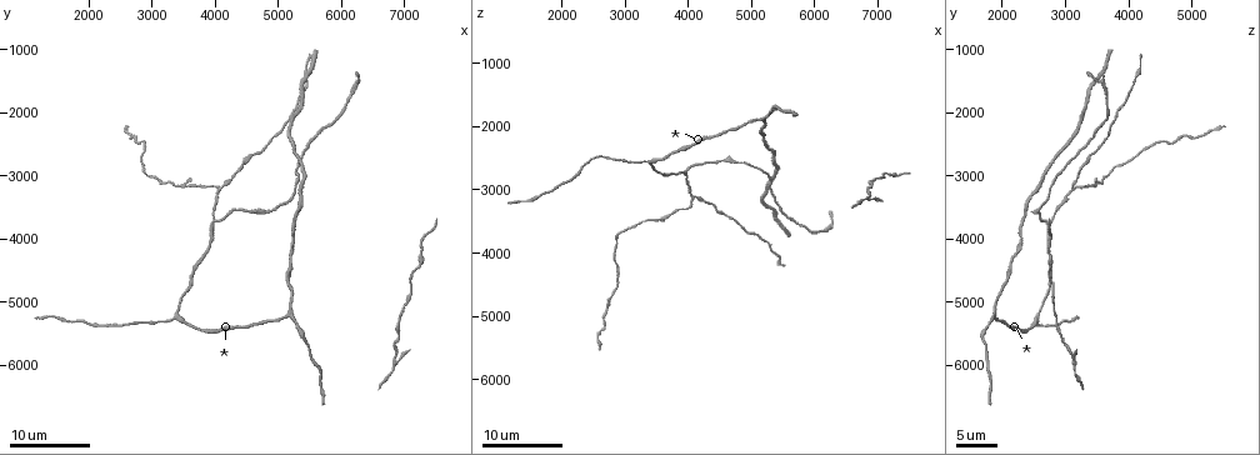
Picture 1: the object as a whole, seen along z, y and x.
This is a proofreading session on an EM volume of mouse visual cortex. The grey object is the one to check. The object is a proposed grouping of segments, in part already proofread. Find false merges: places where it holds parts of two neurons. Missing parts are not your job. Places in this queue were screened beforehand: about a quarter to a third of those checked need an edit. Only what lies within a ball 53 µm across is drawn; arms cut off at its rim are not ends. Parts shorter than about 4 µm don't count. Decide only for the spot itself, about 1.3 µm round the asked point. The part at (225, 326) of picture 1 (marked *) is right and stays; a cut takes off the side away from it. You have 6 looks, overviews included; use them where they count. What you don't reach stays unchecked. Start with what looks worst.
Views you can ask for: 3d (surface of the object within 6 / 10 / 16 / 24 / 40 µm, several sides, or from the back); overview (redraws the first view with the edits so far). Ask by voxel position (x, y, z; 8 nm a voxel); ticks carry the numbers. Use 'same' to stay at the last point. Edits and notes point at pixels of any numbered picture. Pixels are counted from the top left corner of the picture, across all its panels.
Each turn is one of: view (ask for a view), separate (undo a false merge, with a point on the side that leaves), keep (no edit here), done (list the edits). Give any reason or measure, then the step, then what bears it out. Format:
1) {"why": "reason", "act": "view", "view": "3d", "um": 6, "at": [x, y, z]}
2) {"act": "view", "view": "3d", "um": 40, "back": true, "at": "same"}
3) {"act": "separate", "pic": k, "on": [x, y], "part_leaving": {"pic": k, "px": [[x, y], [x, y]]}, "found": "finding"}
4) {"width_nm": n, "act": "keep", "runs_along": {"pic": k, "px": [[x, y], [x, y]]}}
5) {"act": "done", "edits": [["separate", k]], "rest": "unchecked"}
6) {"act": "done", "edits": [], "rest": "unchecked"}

{"why": "a fork", "act": "view", "view": "3d", "um": 16, "at": [3400, 5150, 2550]}

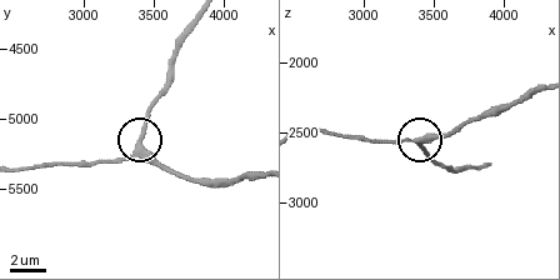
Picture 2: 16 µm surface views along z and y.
{"act": "view", "view": "3d", "um": 6, "at": [3420, 5180, 2580]}

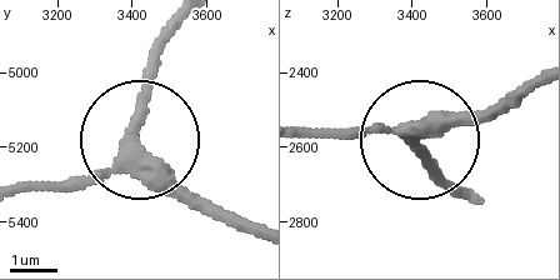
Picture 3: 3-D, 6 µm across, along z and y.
{"act": "keep", "runs_along": {"pic": 3, "px": [[248, 224], [140, 148], [36, 188]]}, "found": "continuous, no second neuron"}

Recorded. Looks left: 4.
{"act": "view", "view": "3d", "um": 24, "at": [5150, 5150, 1850]}

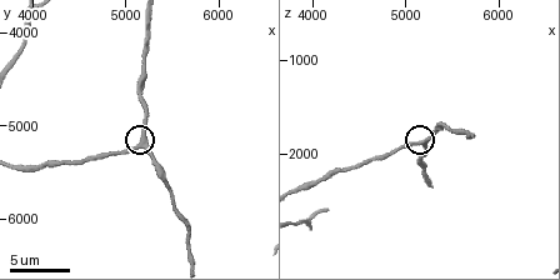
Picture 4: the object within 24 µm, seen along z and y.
{"why": "closer look", "act": "view", "view": "3d", "um": 6, "at": [5200, 5150, 1900]}

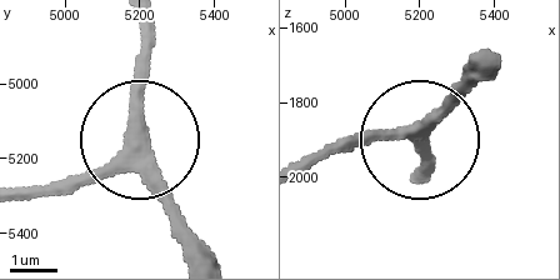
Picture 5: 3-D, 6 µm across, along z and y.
{"act": "keep", "runs_along": {"pic": 5, "px": [[25, 195], [133, 155], [145, 131], [145, 28]]}, "found": "all the same neuron"}

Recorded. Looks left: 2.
{"why": "a fork", "act": "view", "view": "3d", "um": 16, "at": [4100, 3200, 3100]}

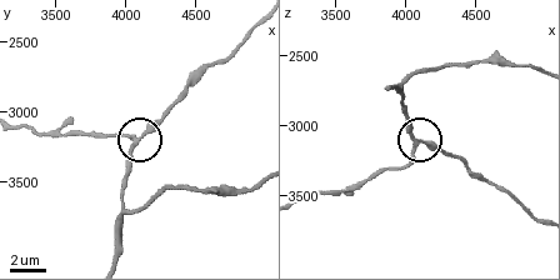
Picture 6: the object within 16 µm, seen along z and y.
{"act": "view", "view": "3d", "um": 10, "at": [4080, 3200, 3120]}

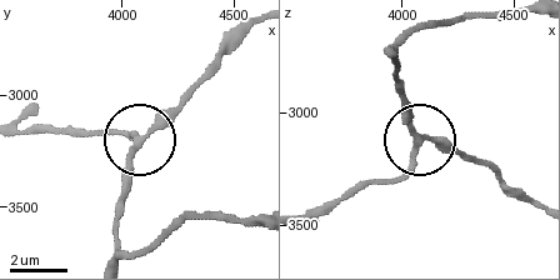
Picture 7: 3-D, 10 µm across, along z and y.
{"act": "keep", "runs_along": {"pic": 7, "px": [[111, 256], [126, 163], [190, 94]]}, "found": "all the same neuron"}

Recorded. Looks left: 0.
{"act": "done", "edits": [], "rest": "unchecked"}

